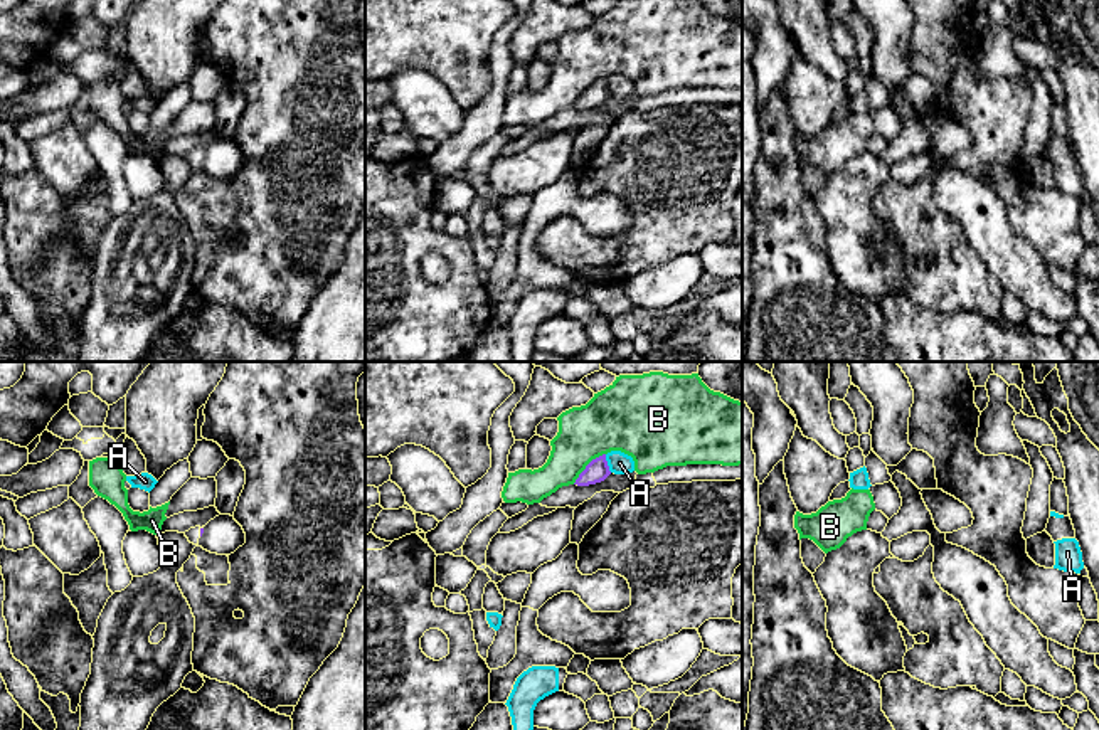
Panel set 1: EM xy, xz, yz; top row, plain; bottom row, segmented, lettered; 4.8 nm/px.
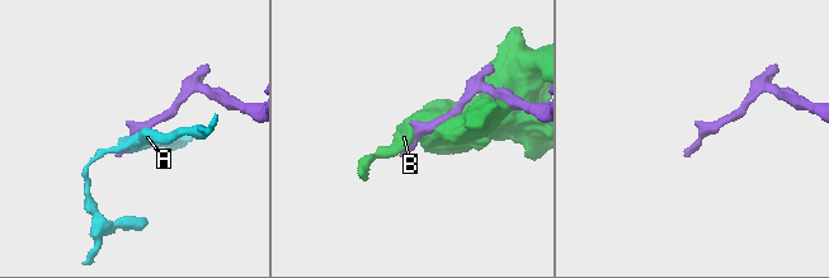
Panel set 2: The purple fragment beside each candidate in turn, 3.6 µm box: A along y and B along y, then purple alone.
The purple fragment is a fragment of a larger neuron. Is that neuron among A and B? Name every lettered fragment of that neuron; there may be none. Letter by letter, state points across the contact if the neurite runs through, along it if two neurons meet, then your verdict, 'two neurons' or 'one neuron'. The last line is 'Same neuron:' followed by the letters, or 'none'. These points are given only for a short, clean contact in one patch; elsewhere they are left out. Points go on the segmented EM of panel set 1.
A: two neurons
B: two neurons
Same neuron: none

